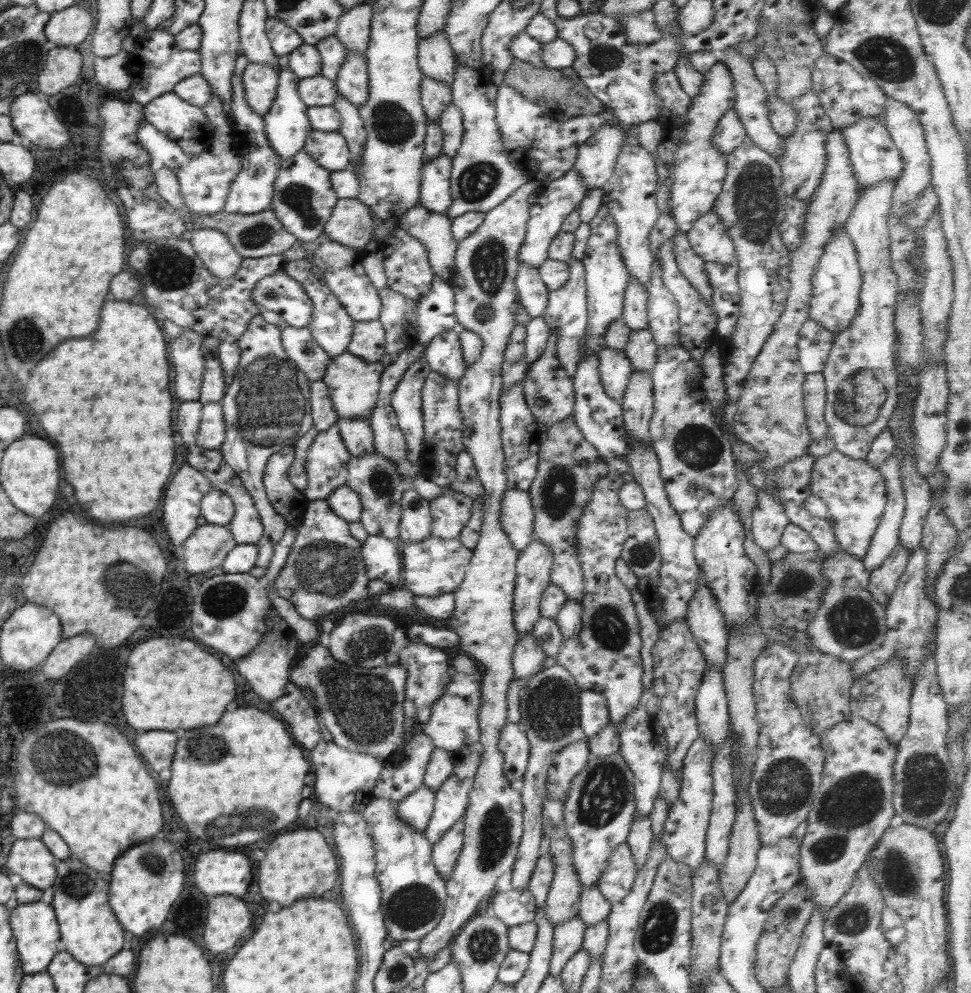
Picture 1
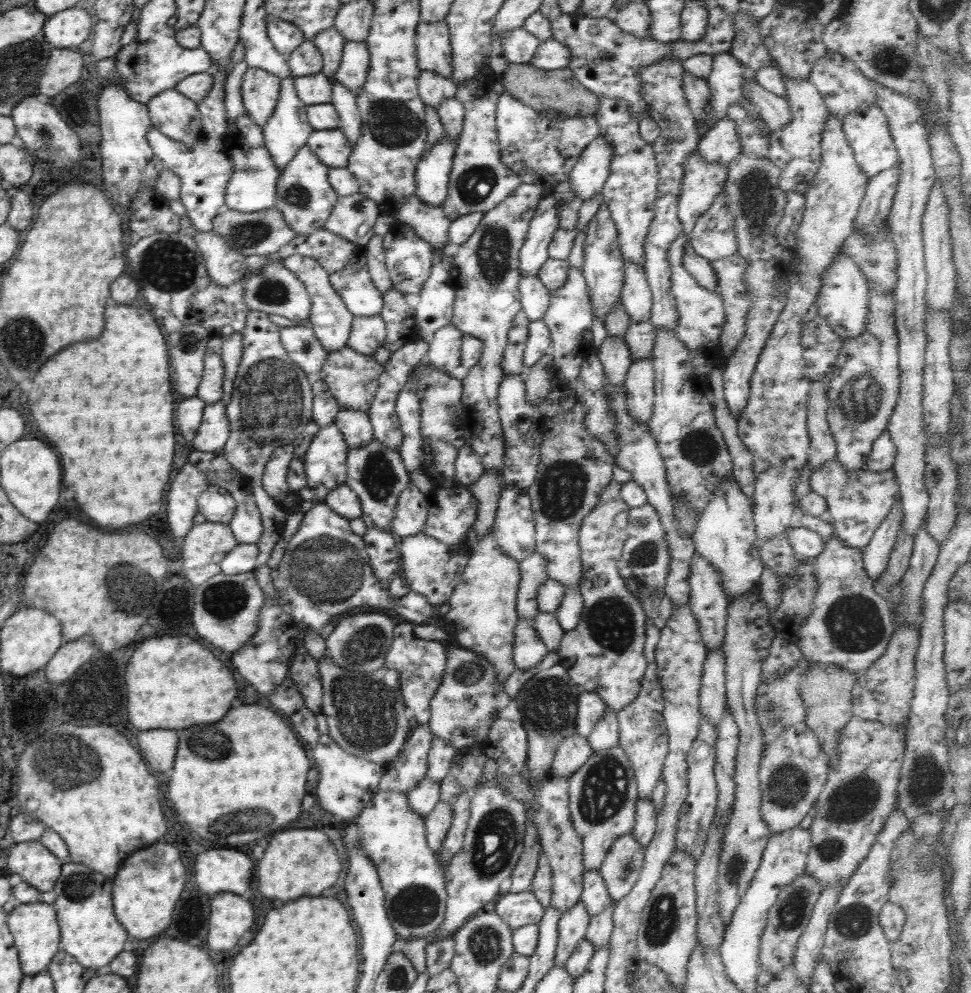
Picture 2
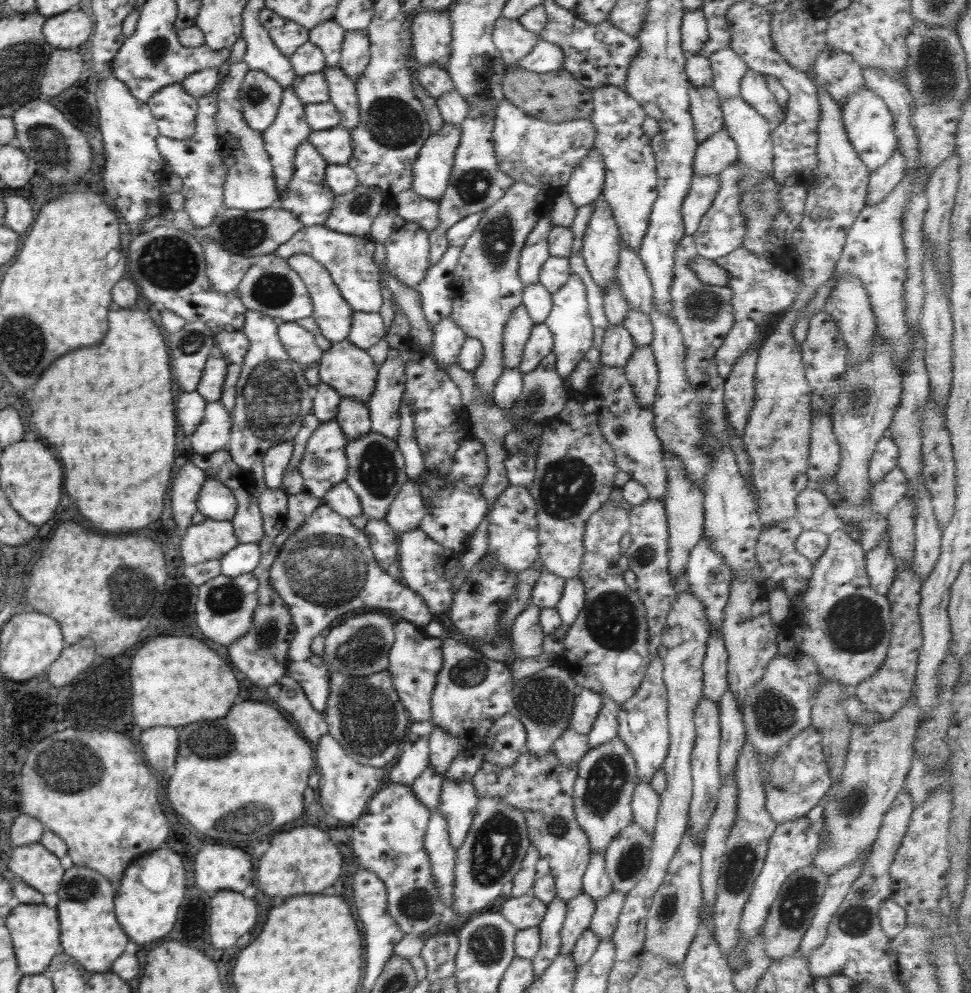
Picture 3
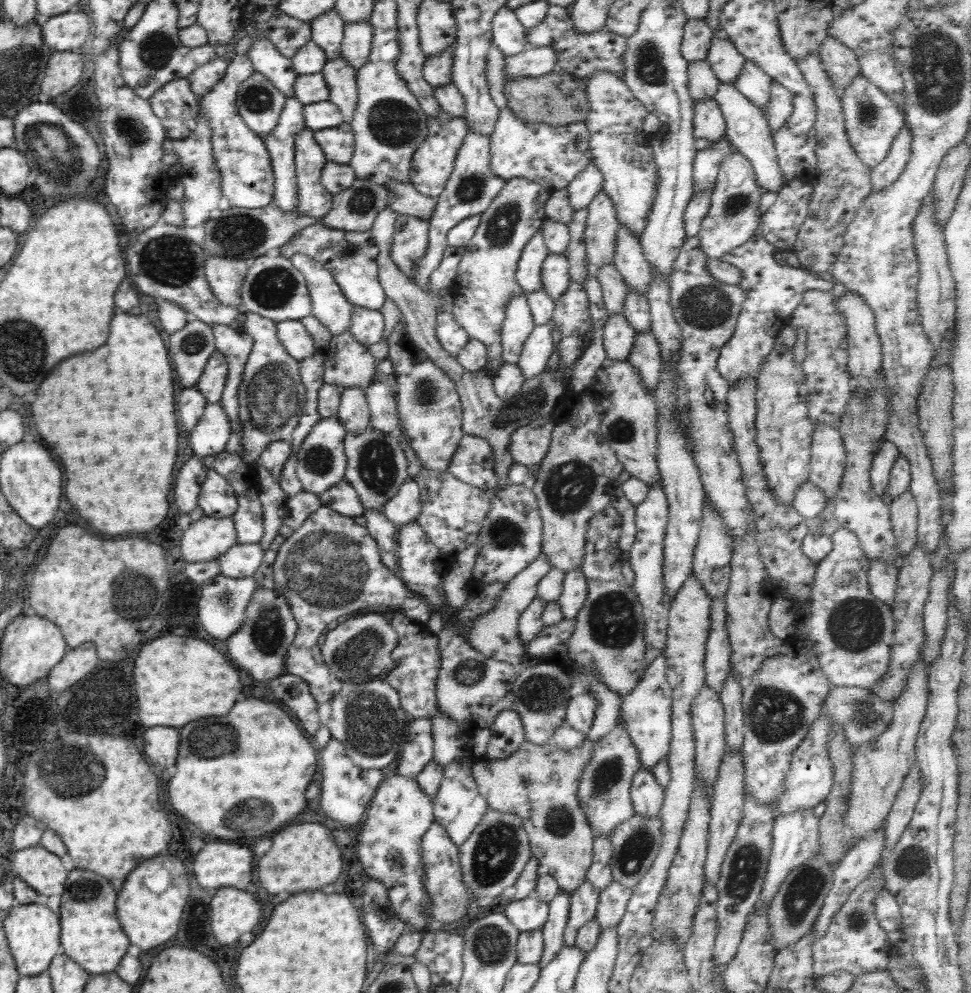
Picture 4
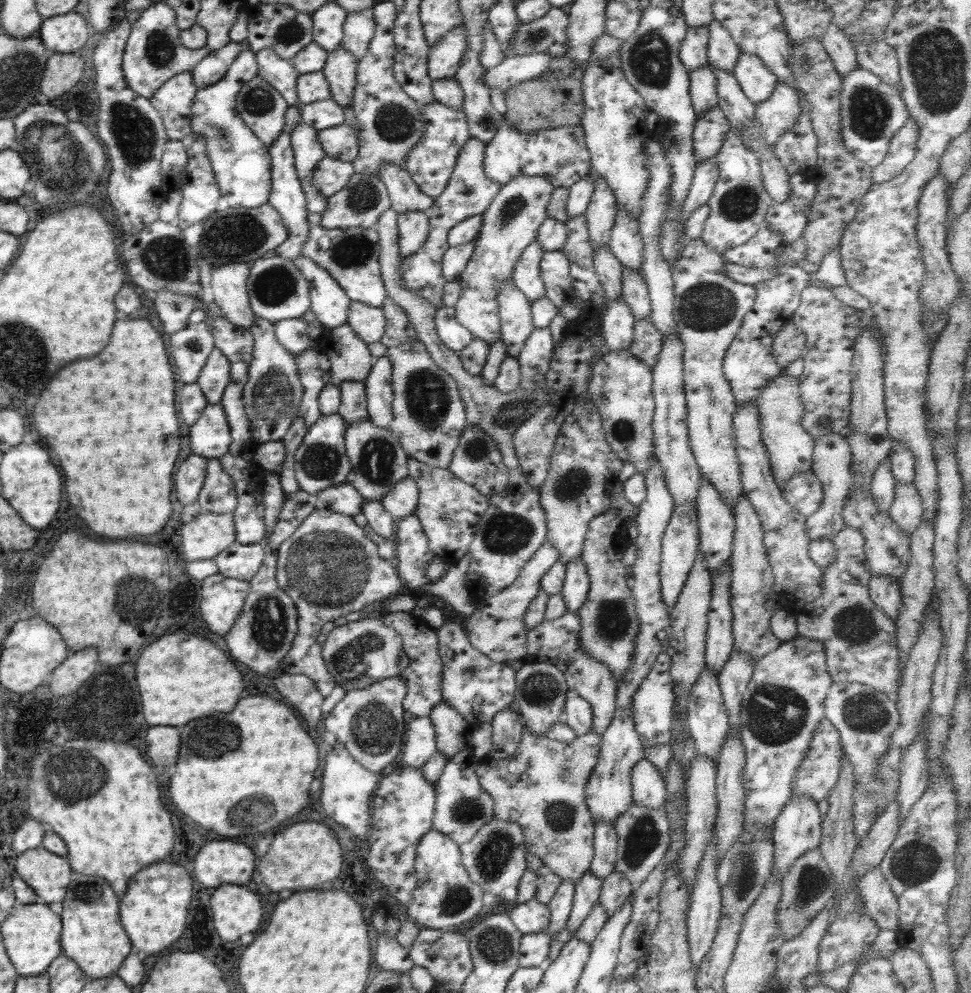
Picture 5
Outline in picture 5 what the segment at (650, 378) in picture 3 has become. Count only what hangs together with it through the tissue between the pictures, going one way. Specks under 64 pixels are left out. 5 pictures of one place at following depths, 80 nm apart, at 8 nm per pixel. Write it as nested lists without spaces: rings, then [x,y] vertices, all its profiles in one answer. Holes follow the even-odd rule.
[[[641,318],[635,322],[634,325],[634,338],[627,348],[630,354],[633,354],[636,358],[639,358],[644,364],[653,370],[653,365],[658,362],[659,354],[663,345],[663,334],[652,324],[652,321],[647,318]]]

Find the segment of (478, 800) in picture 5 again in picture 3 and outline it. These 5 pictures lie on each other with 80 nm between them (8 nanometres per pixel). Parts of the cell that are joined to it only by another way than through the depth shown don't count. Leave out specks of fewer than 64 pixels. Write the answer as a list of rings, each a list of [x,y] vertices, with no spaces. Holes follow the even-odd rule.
[[[448,780],[441,786],[438,809],[447,820],[450,844],[462,846],[474,820],[479,796],[472,780]]]

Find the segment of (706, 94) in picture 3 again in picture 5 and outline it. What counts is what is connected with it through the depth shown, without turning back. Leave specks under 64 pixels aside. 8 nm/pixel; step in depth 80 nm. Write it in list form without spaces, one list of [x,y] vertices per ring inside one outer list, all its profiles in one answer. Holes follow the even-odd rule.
[[[719,107],[697,118],[693,130],[694,156],[698,161],[711,159],[722,148],[731,130]]]

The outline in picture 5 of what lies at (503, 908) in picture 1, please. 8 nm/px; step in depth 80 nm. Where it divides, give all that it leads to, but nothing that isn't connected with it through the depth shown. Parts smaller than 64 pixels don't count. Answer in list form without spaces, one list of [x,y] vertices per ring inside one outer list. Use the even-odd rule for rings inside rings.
[[[536,899],[529,900],[514,906],[509,917],[522,934],[547,932],[550,922],[550,909]]]

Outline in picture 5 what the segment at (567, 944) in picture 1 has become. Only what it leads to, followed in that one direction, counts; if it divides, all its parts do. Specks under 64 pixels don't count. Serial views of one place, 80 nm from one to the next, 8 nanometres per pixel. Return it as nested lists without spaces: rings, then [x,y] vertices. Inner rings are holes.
[[[587,870],[575,884],[575,895],[569,919],[567,920],[568,931],[575,937],[576,931],[586,920],[586,917],[599,904],[599,894],[603,881]]]

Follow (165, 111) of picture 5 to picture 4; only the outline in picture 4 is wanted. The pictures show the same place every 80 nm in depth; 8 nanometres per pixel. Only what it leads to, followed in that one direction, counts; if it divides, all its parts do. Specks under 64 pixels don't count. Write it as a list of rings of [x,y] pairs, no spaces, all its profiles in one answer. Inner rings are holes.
[[[175,78],[161,86],[148,100],[154,115],[160,119],[166,136],[172,140],[188,139],[197,125],[200,112],[198,96],[192,92],[187,78]]]

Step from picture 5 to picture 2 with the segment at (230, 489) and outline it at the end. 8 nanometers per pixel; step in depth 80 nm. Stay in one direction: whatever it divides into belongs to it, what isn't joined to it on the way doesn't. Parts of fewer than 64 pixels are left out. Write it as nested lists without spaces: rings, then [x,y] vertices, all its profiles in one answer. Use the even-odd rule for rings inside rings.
[[[211,485],[198,498],[199,513],[206,521],[229,525],[233,520],[236,501],[221,487]]]

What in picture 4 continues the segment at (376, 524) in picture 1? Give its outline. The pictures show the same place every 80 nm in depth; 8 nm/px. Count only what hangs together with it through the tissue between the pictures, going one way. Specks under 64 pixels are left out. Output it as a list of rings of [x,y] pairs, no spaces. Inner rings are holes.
[[[367,426],[360,432],[347,432],[343,440],[345,456],[347,459],[347,470],[345,480],[358,493],[360,502],[366,511],[375,509],[383,511],[383,506],[390,500],[408,475],[408,458],[404,455],[404,449],[394,437],[393,433],[384,433]]]

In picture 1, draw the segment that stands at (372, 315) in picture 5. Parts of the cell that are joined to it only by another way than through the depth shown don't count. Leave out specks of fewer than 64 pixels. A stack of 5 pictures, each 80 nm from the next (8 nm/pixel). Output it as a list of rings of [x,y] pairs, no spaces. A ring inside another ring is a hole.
[[[379,320],[355,322],[347,351],[368,362],[378,362],[385,353],[385,328]]]

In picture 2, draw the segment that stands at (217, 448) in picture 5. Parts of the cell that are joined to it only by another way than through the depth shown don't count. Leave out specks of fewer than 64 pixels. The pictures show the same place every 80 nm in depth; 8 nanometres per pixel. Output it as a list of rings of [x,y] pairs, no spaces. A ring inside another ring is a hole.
[[[220,400],[212,404],[206,403],[203,417],[194,437],[193,449],[202,452],[223,451],[230,436],[230,425],[225,404]]]

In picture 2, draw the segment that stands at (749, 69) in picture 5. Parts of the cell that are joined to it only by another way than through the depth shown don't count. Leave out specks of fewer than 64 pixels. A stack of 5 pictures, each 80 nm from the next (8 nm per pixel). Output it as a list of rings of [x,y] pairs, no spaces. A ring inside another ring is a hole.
[[[755,78],[744,80],[744,97],[770,131],[780,130],[790,123],[792,116],[786,98],[762,88]]]

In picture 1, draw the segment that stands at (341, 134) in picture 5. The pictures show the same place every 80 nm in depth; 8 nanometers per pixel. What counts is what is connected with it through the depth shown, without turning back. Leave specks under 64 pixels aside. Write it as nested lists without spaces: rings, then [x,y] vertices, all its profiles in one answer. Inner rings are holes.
[[[312,129],[303,151],[329,171],[344,170],[351,164],[349,148],[345,138],[339,132]]]

